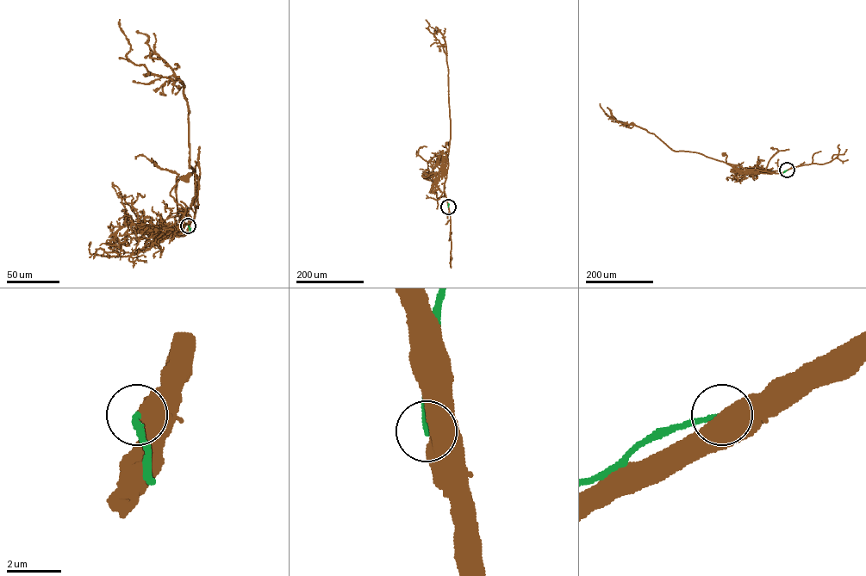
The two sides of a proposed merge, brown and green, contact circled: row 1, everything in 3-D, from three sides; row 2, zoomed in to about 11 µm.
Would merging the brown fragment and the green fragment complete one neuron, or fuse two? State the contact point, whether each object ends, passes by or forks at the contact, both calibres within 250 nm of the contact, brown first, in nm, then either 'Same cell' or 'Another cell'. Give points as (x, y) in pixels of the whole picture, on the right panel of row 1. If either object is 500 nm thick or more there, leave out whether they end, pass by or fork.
Place: (787, 170). Thickness 750 nm (brown) against 200 nm. Another cell

